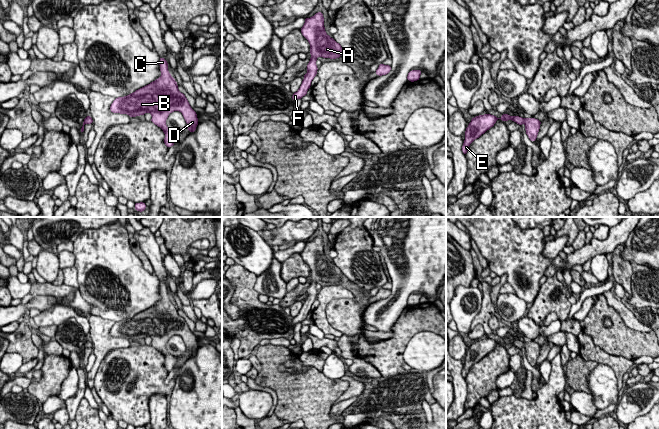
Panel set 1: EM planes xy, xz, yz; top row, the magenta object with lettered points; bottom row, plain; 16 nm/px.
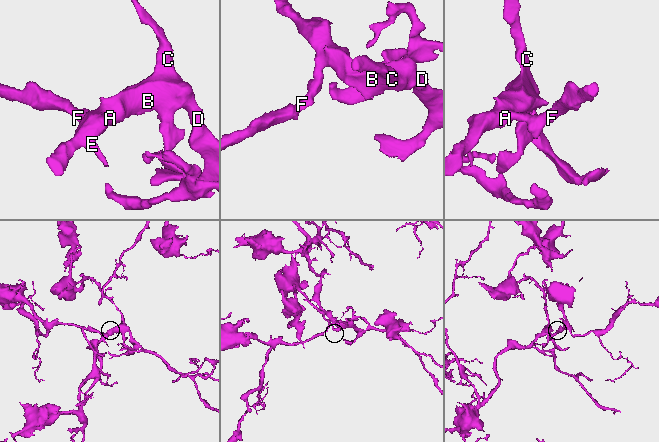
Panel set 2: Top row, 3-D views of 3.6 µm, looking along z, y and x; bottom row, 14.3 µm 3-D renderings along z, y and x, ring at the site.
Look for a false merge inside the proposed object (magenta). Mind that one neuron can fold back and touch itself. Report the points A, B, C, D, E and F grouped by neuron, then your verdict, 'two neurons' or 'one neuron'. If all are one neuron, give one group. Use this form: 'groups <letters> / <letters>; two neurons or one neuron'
groups A B C D E F; one neuron

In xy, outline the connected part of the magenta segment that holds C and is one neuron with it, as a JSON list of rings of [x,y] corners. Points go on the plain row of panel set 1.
[[[160,281],[159,289],[161,300],[158,303],[132,318],[115,322],[110,335],[127,338],[131,342],[149,336],[152,339],[151,346],[164,355],[164,367],[170,372],[174,369],[178,358],[169,354],[166,349],[169,338],[180,335],[188,349],[189,356],[196,355],[198,342],[185,319],[178,314],[177,306],[168,295],[167,285]]]

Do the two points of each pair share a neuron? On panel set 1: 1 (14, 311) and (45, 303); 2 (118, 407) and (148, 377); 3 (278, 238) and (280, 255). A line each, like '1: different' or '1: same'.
1: same
2: same
3: different

